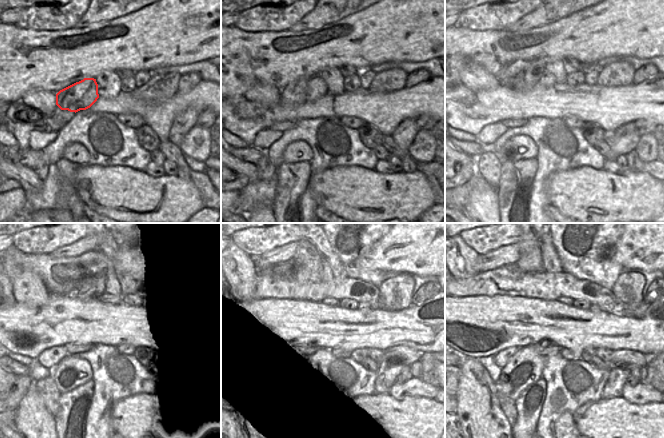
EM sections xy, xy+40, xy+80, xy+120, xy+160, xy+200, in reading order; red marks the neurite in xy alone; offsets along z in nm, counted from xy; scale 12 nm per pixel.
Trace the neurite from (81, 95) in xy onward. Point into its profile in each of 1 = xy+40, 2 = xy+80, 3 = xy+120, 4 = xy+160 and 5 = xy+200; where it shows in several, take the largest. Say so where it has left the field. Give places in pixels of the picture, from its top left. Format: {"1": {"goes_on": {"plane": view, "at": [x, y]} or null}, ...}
{"1": {"goes_on": {"plane": "xy+40", "at": [304, 90]}}, "2": {"goes_on": {"plane": "xy+80", "at": [531, 77]}}, "3": {"goes_on": {"plane": "xy+120", "at": [108, 299]}}, "4": {"goes_on": {"plane": "xy+160", "at": [331, 301]}}, "5": {"goes_on": {"plane": "xy+200", "at": [563, 299]}}}

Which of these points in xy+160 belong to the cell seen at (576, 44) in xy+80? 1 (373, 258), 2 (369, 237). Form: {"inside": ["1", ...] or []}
{"inside": ["1"]}

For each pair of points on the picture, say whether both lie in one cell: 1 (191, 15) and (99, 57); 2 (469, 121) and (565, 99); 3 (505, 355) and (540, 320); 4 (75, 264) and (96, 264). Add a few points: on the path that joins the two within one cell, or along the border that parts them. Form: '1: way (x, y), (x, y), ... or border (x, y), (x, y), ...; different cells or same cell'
1: way (168, 33), (142, 41), (122, 43); same cell
2: way (493, 112), (502, 103), (541, 103); same cell
3: border (518, 346), (507, 346), (494, 355); different cells
4: way (80, 264), (91, 264); same cell

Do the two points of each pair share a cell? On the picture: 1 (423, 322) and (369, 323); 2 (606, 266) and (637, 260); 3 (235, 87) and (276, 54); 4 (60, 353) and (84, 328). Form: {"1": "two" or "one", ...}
{"1": "one", "2": "two", "3": "one", "4": "two"}

